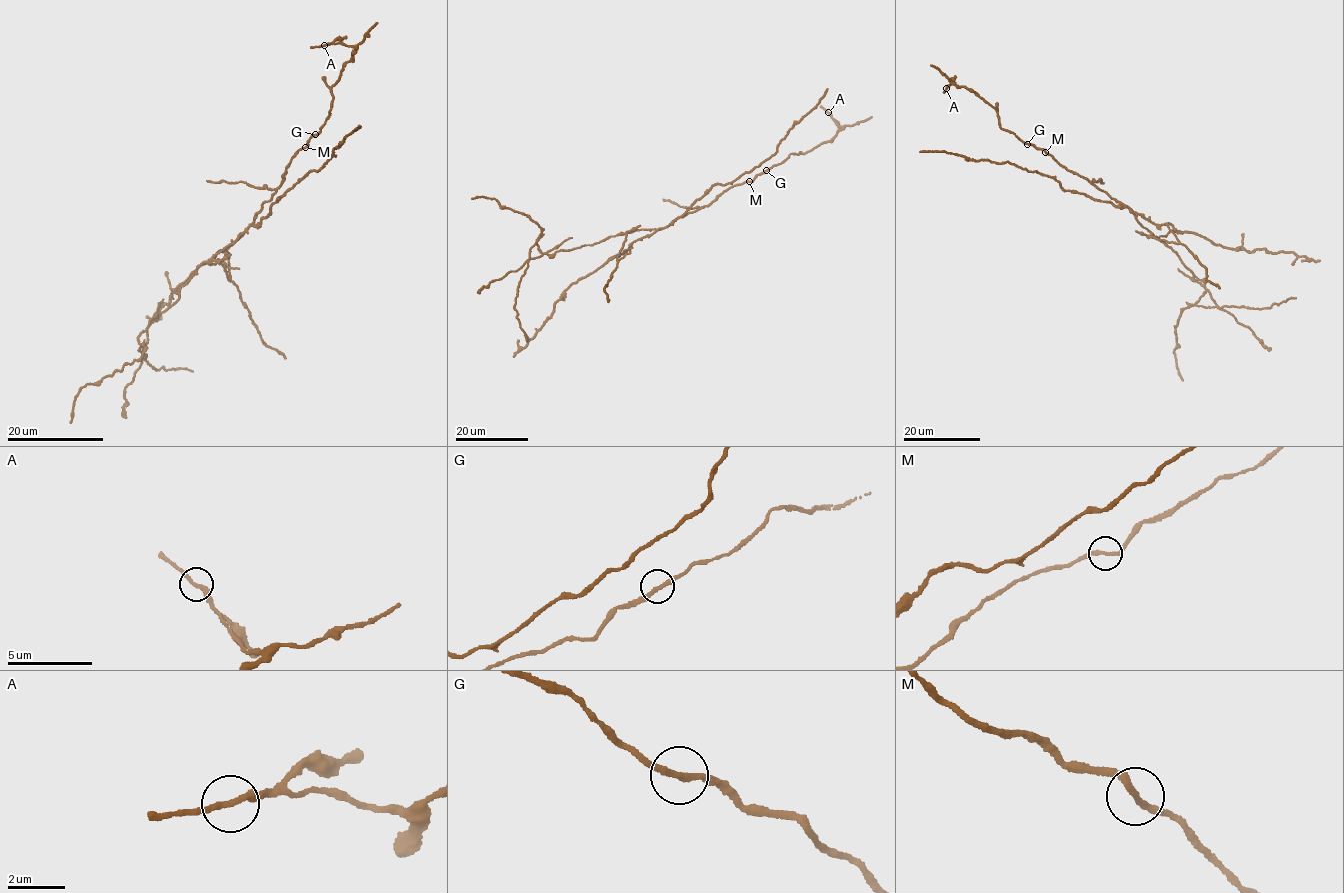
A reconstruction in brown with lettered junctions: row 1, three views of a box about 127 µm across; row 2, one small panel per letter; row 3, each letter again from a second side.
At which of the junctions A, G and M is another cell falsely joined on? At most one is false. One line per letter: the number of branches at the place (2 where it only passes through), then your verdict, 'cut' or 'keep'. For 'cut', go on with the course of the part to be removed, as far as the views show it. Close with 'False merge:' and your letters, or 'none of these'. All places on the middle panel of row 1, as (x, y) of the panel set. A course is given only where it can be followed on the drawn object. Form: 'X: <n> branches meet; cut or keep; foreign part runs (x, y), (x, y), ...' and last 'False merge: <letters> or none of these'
A: 2 branches meet; keep
G: 2 branches meet; keep
M: 2 branches meet; cut; foreign part runs (749, 181), (664, 227), (550, 255), (541, 252), (536, 243), (541, 231), (522, 213), (494, 198), (471, 199)
False merge: M

